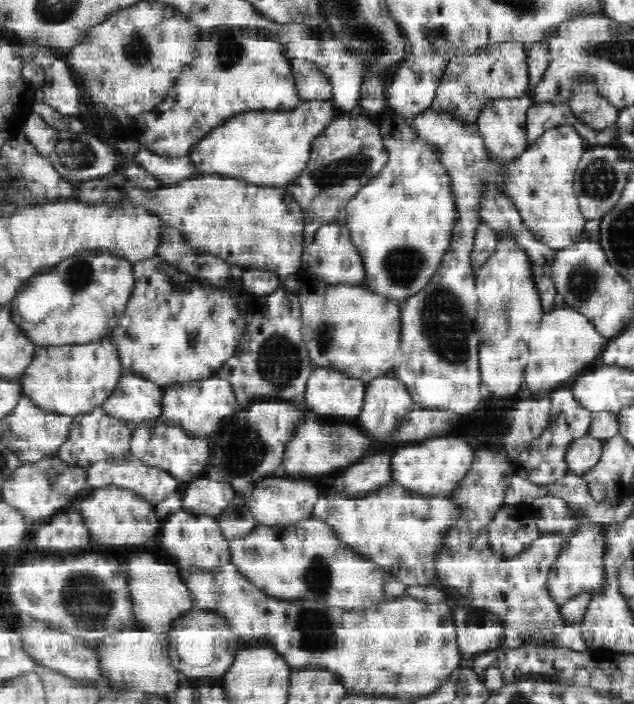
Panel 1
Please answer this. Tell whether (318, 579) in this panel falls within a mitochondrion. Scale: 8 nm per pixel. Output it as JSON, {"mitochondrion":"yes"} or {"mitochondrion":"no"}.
{"mitochondrion":"yes"}

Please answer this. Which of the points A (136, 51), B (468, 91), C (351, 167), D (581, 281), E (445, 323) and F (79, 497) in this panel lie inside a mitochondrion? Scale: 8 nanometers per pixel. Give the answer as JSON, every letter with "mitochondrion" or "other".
{"A":"mitochondrion","B":"mitochondrion","C":"mitochondrion","D":"mitochondrion","E":"mitochondrion","F":"other"}

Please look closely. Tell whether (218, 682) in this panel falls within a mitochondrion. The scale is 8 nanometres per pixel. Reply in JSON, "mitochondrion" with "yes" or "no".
{"mitochondrion":"no"}

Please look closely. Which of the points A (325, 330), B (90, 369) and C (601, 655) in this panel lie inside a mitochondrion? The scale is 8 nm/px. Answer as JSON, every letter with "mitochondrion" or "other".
{"A":"mitochondrion","B":"other","C":"other"}

